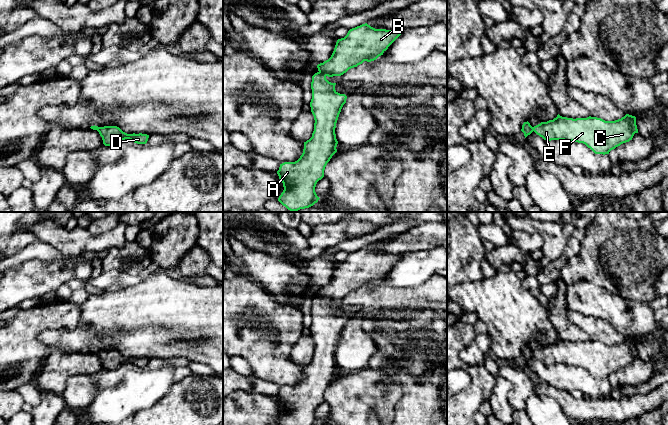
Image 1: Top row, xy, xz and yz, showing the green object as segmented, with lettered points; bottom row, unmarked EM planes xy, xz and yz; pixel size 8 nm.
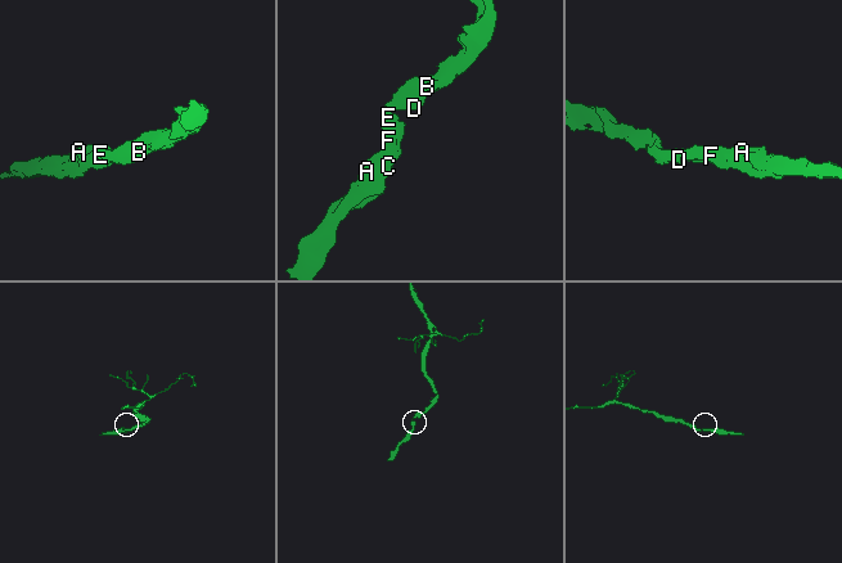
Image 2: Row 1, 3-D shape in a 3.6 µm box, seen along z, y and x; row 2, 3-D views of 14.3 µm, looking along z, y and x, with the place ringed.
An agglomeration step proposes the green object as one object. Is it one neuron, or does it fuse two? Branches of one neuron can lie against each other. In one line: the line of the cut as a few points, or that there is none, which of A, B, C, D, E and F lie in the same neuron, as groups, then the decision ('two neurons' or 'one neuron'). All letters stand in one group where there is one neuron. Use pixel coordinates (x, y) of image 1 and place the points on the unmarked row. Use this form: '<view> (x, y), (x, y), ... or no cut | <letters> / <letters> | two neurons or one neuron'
no cut | A B C D E F | one neuron

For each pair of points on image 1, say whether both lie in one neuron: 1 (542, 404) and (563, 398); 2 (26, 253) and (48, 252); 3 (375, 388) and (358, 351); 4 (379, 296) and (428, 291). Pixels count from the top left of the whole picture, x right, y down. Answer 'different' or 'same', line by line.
1: different
2: same
3: different
4: same

